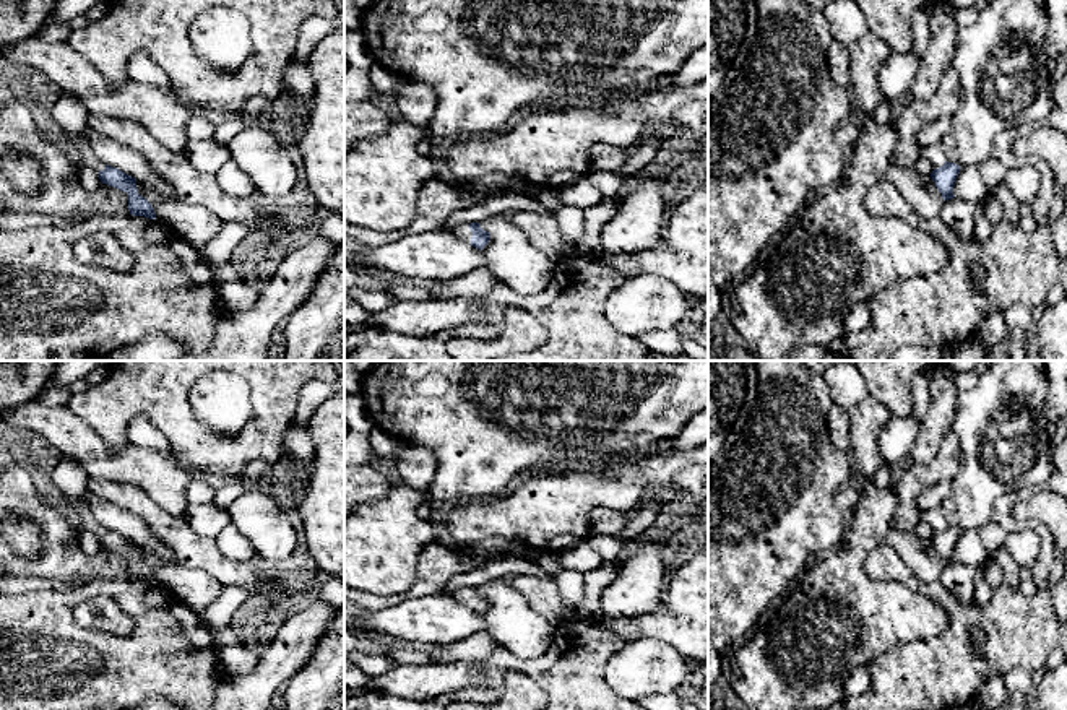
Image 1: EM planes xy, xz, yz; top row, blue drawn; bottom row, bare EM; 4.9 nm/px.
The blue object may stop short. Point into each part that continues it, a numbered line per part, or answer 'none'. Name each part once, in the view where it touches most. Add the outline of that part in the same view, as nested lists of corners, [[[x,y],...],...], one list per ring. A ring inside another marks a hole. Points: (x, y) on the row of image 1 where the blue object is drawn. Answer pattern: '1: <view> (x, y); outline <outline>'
1: xz (462, 231); outline [[[460,224],[448,231],[455,234],[458,239],[461,239],[463,242],[471,244],[473,232],[469,229],[469,224]]]

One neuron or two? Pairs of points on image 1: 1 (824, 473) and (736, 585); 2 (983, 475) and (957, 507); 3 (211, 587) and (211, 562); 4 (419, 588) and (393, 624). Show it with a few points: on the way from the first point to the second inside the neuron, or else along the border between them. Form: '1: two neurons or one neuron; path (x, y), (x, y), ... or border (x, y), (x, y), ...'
1: one neuron; path (798, 501), (746, 558)
2: one neuron; path (975, 483), (973, 491), (965, 499)
3: two neurons; border (179, 562), (203, 569), (224, 585)
4: two neurons; border (410, 597), (413, 598)

